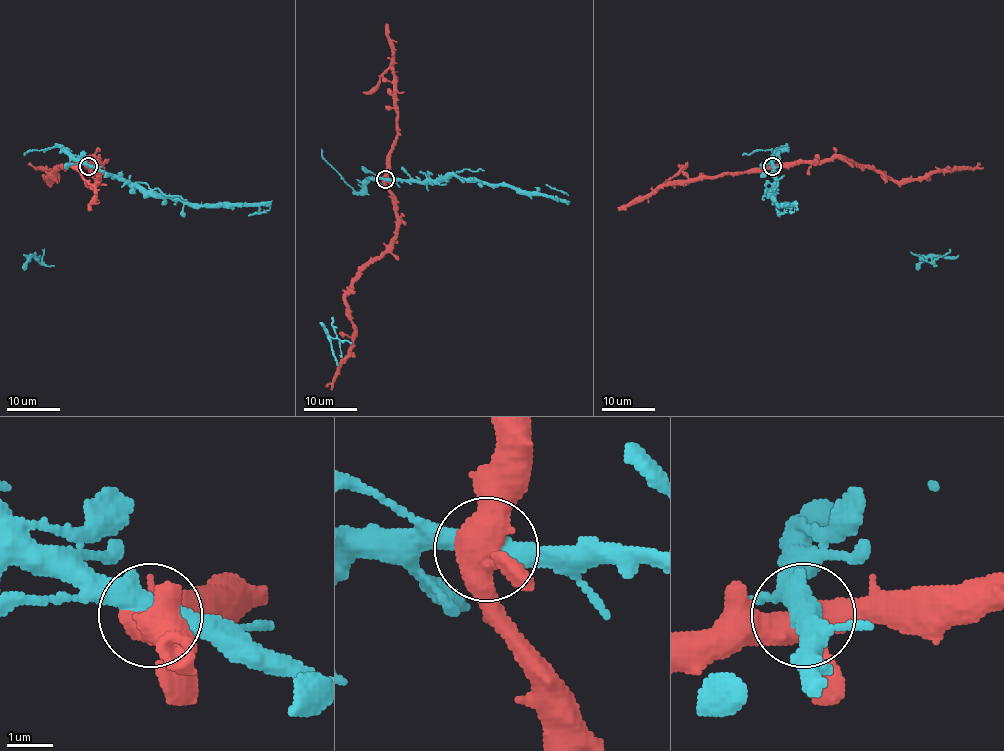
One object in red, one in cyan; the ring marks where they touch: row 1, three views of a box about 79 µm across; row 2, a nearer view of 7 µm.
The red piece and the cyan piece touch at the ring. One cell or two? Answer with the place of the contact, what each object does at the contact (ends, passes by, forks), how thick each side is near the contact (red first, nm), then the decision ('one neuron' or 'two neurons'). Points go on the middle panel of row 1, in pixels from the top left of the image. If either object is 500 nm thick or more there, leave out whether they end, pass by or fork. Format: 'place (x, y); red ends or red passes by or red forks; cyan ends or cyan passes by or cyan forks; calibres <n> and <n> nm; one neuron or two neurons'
place (385, 179); red forks; cyan passes by; calibres 480 and 480 nm; two neurons

